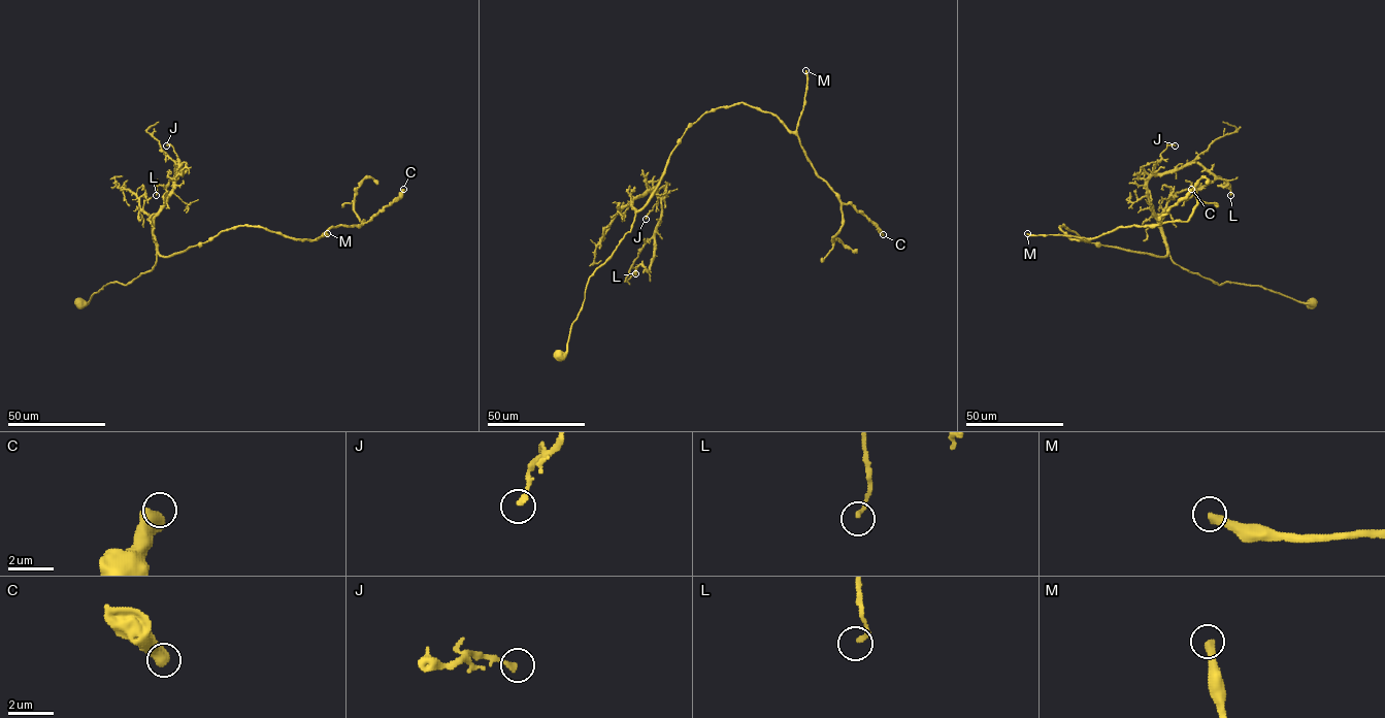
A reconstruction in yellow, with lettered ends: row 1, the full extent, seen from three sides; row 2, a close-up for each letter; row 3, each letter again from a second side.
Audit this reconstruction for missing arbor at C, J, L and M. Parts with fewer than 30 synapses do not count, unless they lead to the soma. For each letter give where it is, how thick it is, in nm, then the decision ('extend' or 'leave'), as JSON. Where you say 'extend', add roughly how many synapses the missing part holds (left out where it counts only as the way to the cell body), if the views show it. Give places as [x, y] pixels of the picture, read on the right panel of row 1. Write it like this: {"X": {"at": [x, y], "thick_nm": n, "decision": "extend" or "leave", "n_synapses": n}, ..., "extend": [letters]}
{"C": {"at": [1191, 189], "thick_nm": 600, "decision": "leave"}, "J": {"at": [1175, 145], "thick_nm": 220, "decision": "leave"}, "L": {"at": [1230, 195], "thick_nm": 180, "decision": "leave"}, "M": {"at": [1027, 233], "thick_nm": 360, "decision": "extend", "n_synapses": 70}, "extend": ["M"]}

